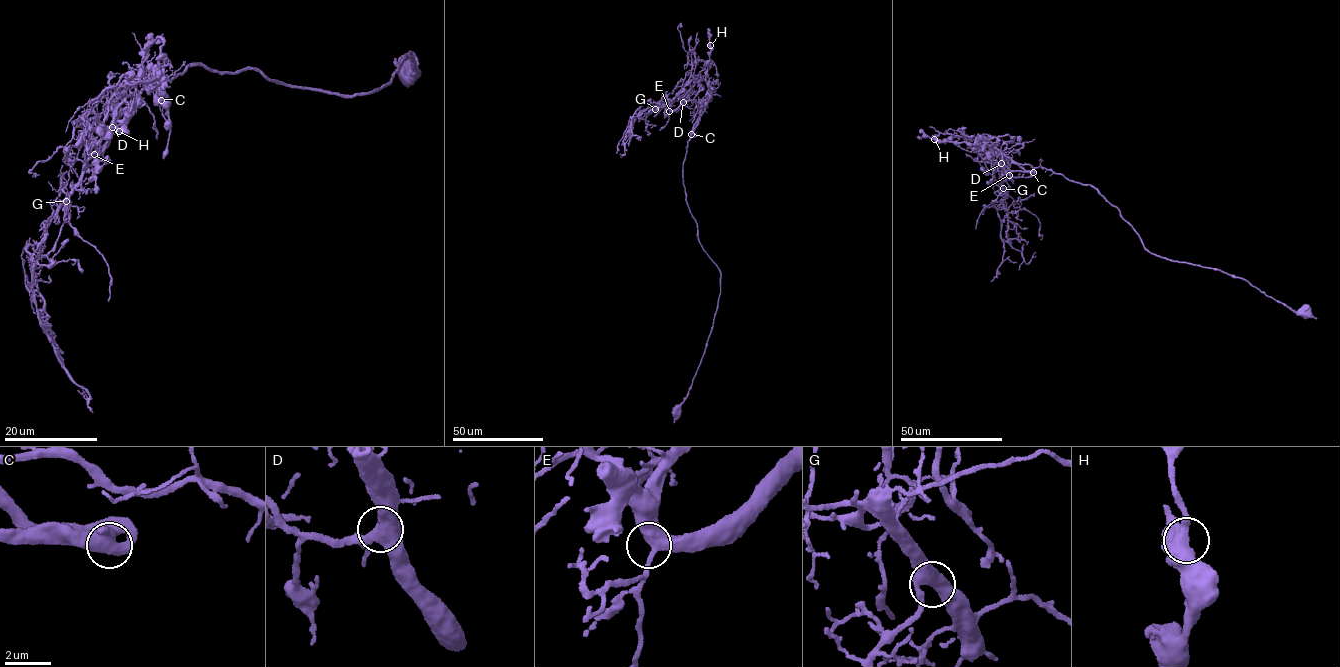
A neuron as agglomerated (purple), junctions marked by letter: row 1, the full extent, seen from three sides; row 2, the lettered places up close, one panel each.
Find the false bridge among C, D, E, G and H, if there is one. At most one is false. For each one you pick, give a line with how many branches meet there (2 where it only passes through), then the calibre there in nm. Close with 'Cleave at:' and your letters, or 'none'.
Cleave at: none

